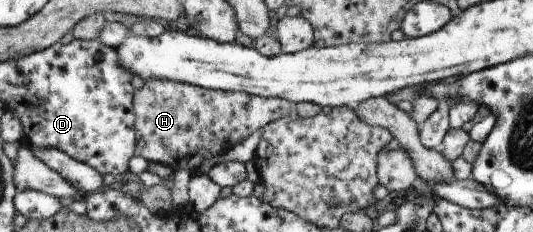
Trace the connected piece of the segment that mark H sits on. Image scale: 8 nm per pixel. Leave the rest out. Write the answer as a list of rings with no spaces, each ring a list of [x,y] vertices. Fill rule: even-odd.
[[[152,79],[135,91],[135,115],[137,116],[137,150],[135,156],[144,157],[149,163],[168,165],[170,169],[187,170],[193,176],[198,176],[198,169],[206,159],[224,155],[226,151],[242,145],[248,137],[261,131],[270,123],[295,113],[295,103],[288,99],[265,98],[234,91],[208,90],[200,86],[182,83],[180,81],[162,81]]]

